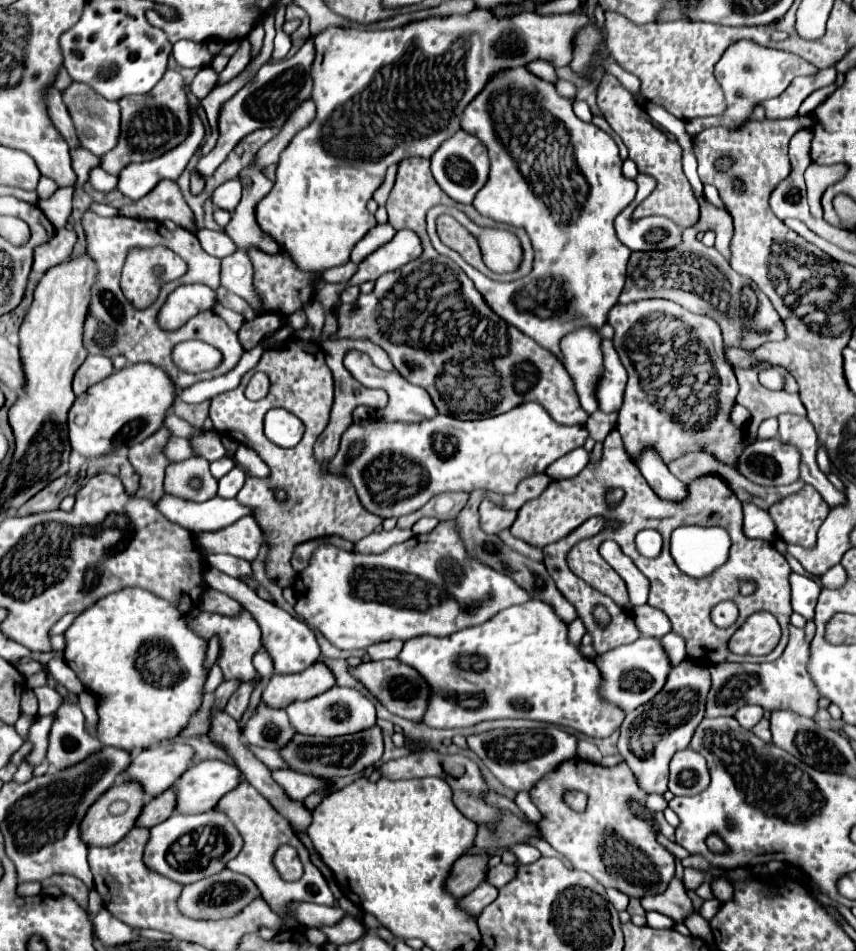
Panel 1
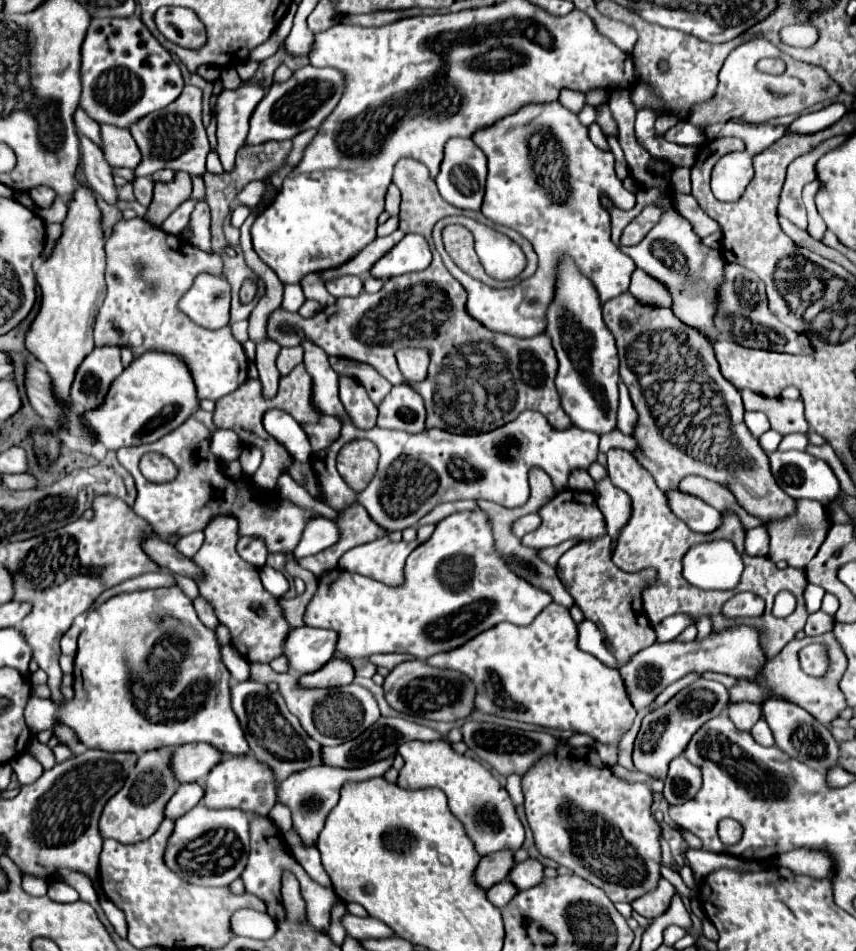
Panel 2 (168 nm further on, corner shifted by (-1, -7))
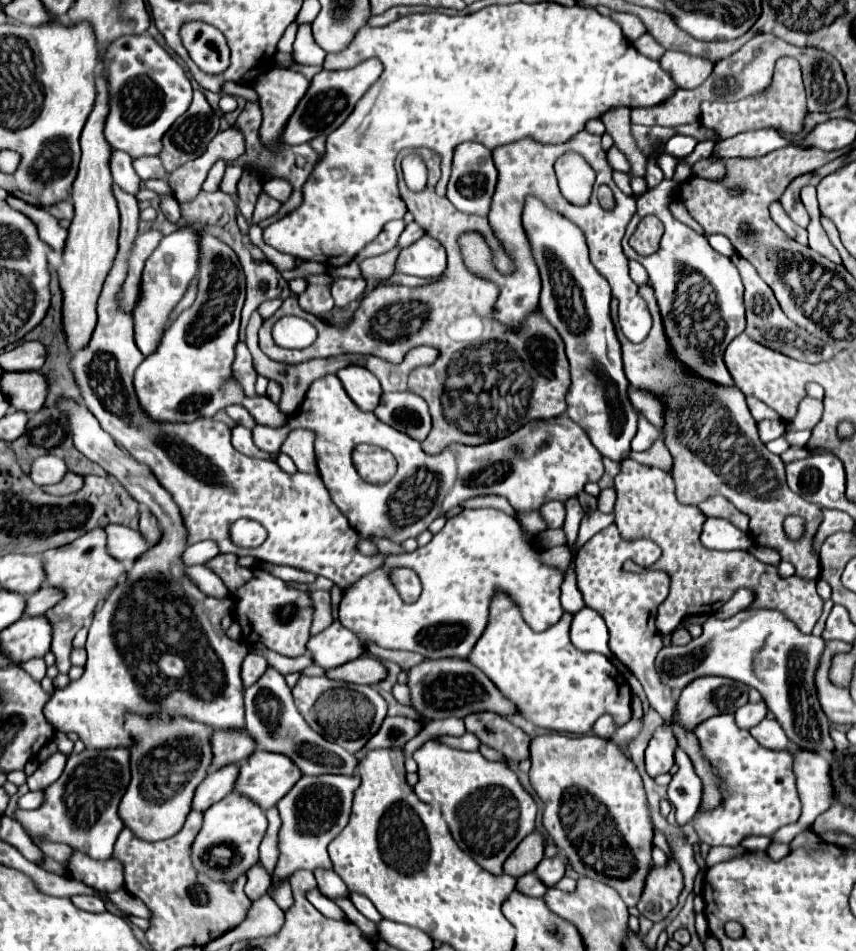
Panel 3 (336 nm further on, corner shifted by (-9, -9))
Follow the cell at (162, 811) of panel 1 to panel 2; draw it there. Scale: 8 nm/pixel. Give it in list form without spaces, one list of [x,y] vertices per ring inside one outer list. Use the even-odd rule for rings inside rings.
[[[197,782],[191,784],[181,784],[177,788],[177,792],[173,794],[173,798],[169,800],[169,804],[165,804],[165,818],[169,820],[177,820],[181,818],[187,810],[191,810],[193,806],[199,804],[201,800],[201,792],[203,788]]]

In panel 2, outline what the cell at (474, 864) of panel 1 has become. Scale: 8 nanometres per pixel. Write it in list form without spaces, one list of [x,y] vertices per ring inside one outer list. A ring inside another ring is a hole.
[[[495,852],[481,858],[481,862],[475,868],[475,882],[479,888],[491,888],[493,884],[507,878],[509,870],[513,866],[513,854],[511,852]]]

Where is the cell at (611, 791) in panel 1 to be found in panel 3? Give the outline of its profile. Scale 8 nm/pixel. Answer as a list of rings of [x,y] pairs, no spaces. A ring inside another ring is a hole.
[[[557,732],[537,736],[529,744],[529,758],[531,784],[545,804],[543,826],[547,834],[555,840],[559,850],[563,850],[563,854],[567,856],[571,868],[583,876],[589,876],[615,888],[627,906],[637,906],[637,900],[645,886],[645,876],[651,866],[653,824],[649,816],[643,780],[635,764],[611,740],[593,734],[581,738]]]

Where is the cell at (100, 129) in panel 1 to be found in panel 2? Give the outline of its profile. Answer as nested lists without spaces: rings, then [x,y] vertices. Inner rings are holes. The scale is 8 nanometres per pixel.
[[[103,124],[99,126],[101,126],[101,148],[105,160],[109,160],[111,166],[135,168],[141,160],[141,152],[131,132],[117,126],[103,126]]]

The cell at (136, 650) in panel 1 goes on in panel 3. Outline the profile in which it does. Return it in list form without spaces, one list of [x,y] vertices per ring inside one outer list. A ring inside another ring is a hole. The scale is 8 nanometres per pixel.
[[[63,398],[63,400],[59,400],[59,408],[67,414],[67,420],[69,420],[69,426],[71,426],[71,432],[73,432],[75,448],[81,450],[89,460],[101,464],[101,466],[105,468],[105,472],[111,474],[111,476],[115,476],[115,478],[125,486],[125,490],[127,490],[139,504],[147,506],[147,508],[153,512],[153,516],[157,518],[157,522],[161,524],[163,534],[161,534],[161,538],[159,538],[157,544],[153,544],[145,554],[141,554],[141,556],[135,560],[133,568],[131,568],[131,570],[127,572],[127,576],[125,576],[125,582],[123,582],[123,584],[119,582],[119,584],[111,590],[111,594],[107,596],[107,600],[101,604],[101,608],[95,612],[93,624],[91,624],[91,628],[89,628],[89,638],[87,638],[87,644],[85,644],[85,650],[87,650],[85,672],[83,672],[81,678],[71,680],[69,686],[65,686],[63,690],[55,690],[55,694],[51,696],[51,700],[47,702],[47,706],[45,706],[45,710],[43,710],[43,712],[45,712],[45,718],[47,718],[47,720],[55,726],[55,730],[59,730],[59,732],[77,732],[79,738],[85,742],[87,748],[117,748],[117,746],[129,746],[131,740],[125,736],[125,726],[123,726],[127,712],[153,714],[153,712],[161,712],[161,710],[163,710],[165,714],[181,714],[181,716],[185,716],[185,718],[191,718],[191,720],[197,720],[197,722],[205,722],[205,724],[209,724],[209,726],[213,726],[213,728],[243,728],[243,726],[245,726],[245,718],[243,718],[241,664],[243,664],[245,654],[249,652],[249,646],[247,646],[243,640],[237,640],[237,642],[235,642],[235,640],[227,638],[225,630],[221,628],[221,618],[231,612],[233,600],[231,600],[231,598],[227,598],[227,600],[211,598],[211,596],[203,594],[203,592],[195,586],[195,582],[191,582],[191,580],[187,578],[187,574],[185,574],[185,570],[183,570],[183,562],[181,562],[181,554],[183,554],[185,548],[187,548],[187,534],[185,534],[185,530],[181,530],[181,514],[177,514],[177,506],[173,506],[173,498],[169,498],[169,492],[157,482],[157,478],[155,478],[155,474],[149,470],[149,466],[143,466],[143,462],[137,462],[131,454],[127,454],[127,452],[123,452],[121,448],[117,448],[117,444],[113,442],[113,438],[99,426],[97,418],[95,418],[85,406],[81,406],[81,404],[73,402],[73,400],[65,400],[65,398]]]

